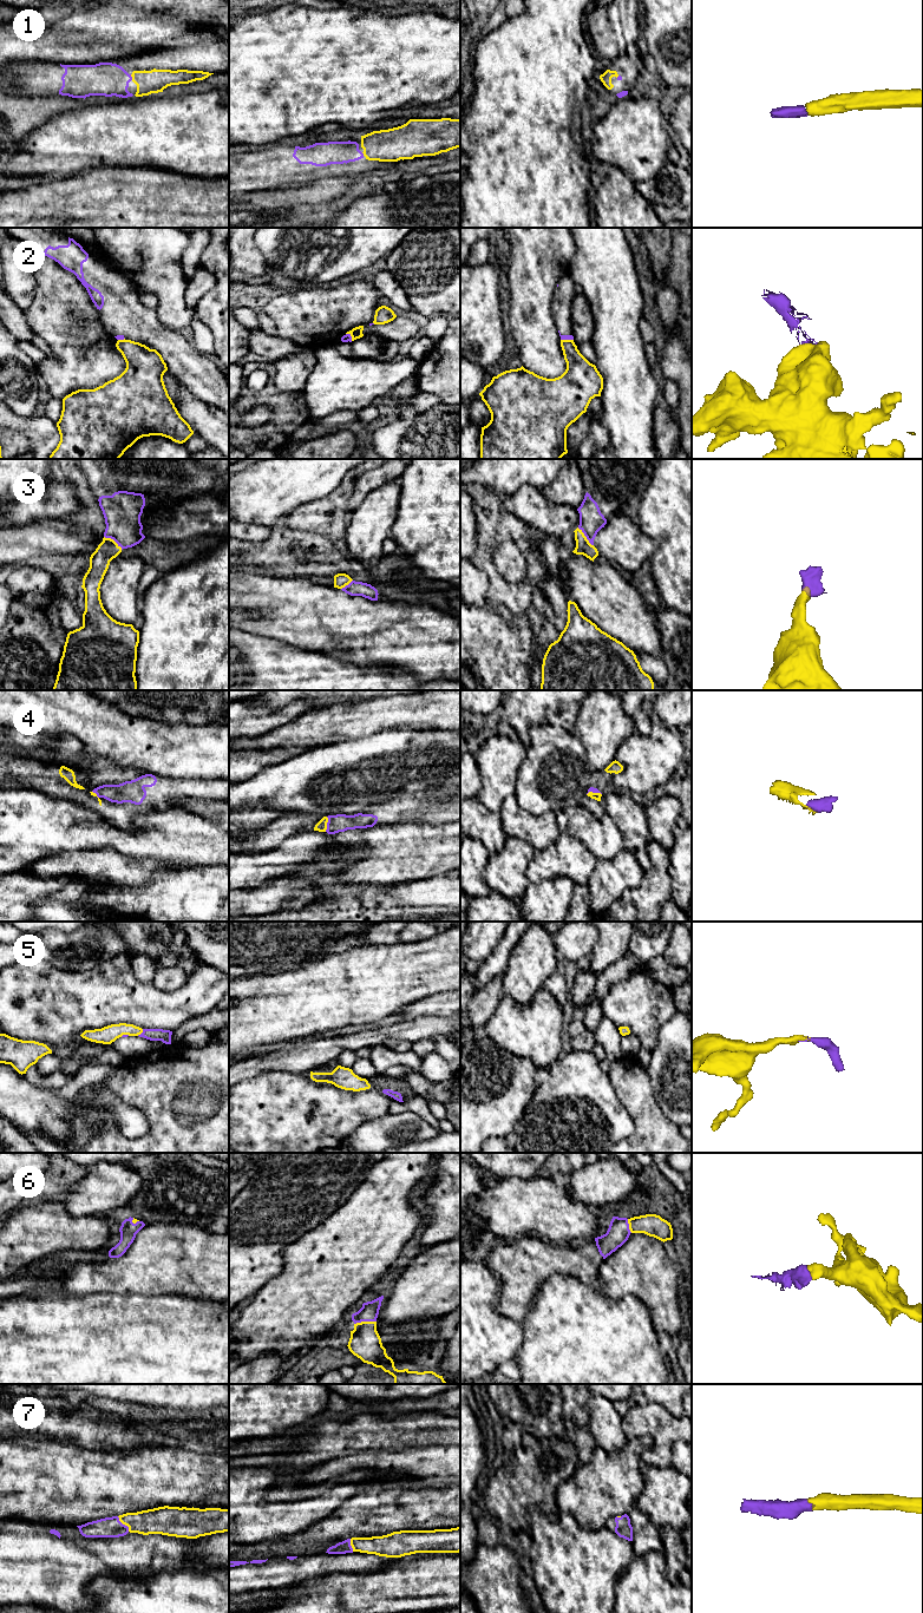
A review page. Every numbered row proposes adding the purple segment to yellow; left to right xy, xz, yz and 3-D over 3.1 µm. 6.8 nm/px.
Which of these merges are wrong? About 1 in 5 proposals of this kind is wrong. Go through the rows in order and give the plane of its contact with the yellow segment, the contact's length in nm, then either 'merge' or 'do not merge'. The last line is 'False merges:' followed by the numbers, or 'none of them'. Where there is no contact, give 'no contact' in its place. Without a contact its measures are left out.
1: xy | 40 nm | merge
2: yz | 90 nm | do not merge
3: xy | 160 nm | merge
4: xz | 110 nm | merge
5: xy | 60 nm | merge
6: xz | 150 nm | merge
7: xy | 130 nm | merge
False merges: 2

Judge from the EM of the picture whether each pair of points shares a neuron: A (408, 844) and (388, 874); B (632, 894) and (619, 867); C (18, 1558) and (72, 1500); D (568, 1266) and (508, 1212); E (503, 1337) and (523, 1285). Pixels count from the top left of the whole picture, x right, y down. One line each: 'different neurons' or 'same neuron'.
A: same neuron
B: different neurons
C: different neurons
D: different neurons
E: different neurons

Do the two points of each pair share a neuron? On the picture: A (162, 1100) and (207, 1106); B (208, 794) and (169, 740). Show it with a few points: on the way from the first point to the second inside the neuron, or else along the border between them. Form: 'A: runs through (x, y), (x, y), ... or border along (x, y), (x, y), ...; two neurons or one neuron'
A: runs through (172, 1101), (196, 1101); one neuron
B: border along (175, 778), (216, 780); two neurons

